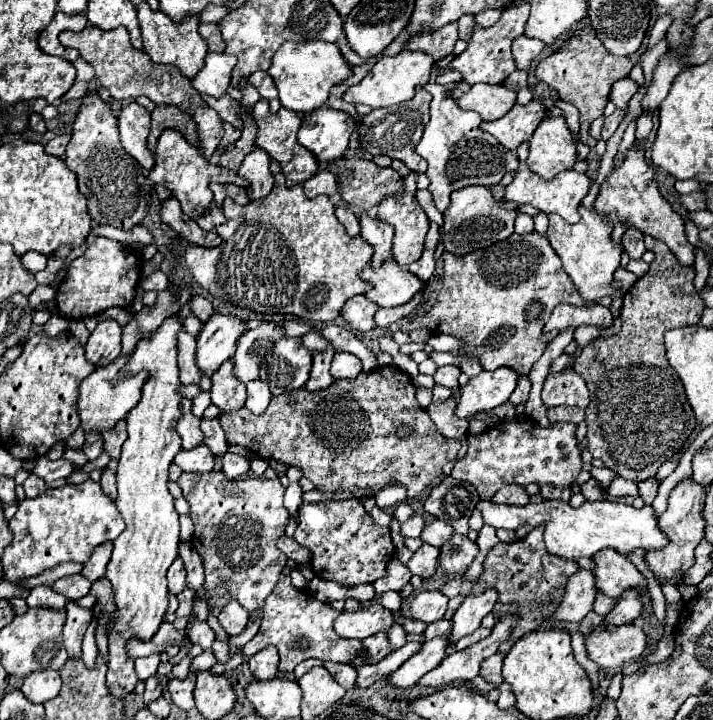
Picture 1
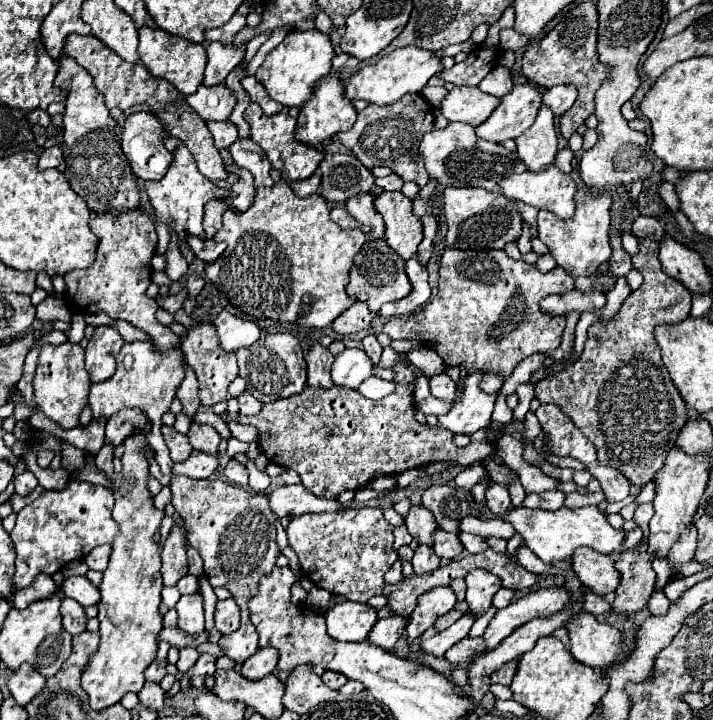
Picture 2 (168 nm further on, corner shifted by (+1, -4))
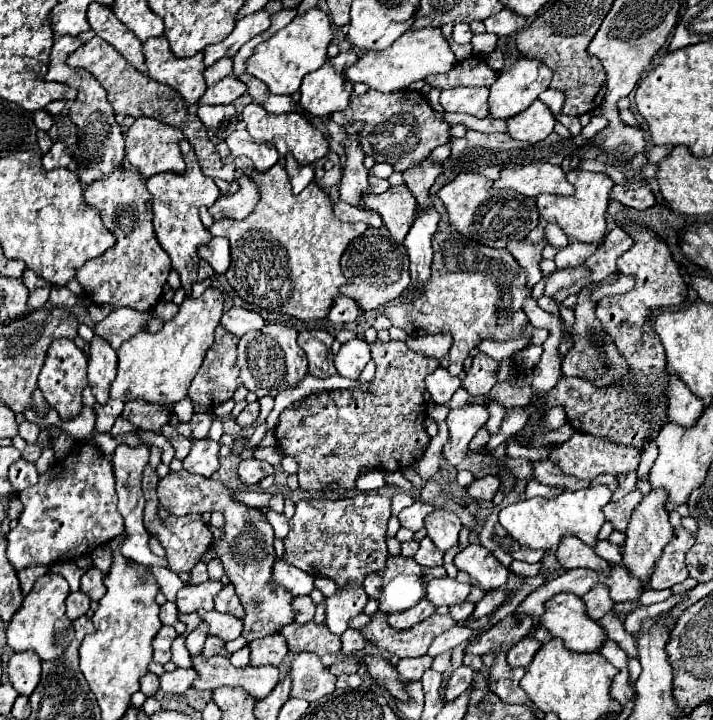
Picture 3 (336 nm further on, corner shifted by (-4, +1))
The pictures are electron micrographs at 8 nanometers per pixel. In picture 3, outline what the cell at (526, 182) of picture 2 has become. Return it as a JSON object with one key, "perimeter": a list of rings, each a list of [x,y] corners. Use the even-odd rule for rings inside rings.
{"perimeter":[[[547,161],[503,169],[501,177],[493,185],[495,189],[515,189],[517,193],[523,193],[525,197],[531,199],[535,199],[541,193],[549,193],[549,195],[575,193],[561,165],[553,165]]]}

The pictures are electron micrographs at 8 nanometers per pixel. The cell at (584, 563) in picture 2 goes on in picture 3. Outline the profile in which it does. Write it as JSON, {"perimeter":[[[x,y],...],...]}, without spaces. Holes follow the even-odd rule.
{"perimeter":[[[565,537],[559,543],[557,549],[557,559],[565,569],[577,569],[577,567],[587,567],[593,571],[599,571],[603,575],[611,573],[611,563],[605,561],[603,557],[599,557],[595,553],[593,547],[583,545],[583,541],[579,541],[577,537]]]}

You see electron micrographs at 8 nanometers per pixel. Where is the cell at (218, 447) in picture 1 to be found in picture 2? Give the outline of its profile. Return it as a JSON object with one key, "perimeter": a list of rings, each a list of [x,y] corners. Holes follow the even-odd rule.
{"perimeter":[[[192,422],[188,430],[188,440],[194,450],[202,450],[208,454],[218,454],[218,444],[220,444],[220,434],[206,424]]]}

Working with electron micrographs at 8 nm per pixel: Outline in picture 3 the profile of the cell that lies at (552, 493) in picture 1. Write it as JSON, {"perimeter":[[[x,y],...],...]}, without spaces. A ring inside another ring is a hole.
{"perimeter":[[[529,481],[527,489],[525,489],[525,497],[527,499],[531,499],[531,497],[557,497],[559,491],[563,491],[563,489],[551,487],[551,485],[543,485],[539,481]]]}

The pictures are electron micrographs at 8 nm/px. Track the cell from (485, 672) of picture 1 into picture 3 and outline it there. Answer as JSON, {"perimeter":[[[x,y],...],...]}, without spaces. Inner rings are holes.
{"perimeter":[[[527,637],[519,641],[509,653],[507,653],[507,663],[509,667],[527,667],[535,655],[535,651],[541,647],[541,643],[533,637]]]}

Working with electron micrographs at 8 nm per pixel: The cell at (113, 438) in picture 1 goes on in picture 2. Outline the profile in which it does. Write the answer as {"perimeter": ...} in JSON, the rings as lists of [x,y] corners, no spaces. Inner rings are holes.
{"perimeter":[[[132,408],[120,410],[114,416],[110,416],[106,422],[106,442],[118,446],[128,434],[134,434],[134,430],[138,428],[142,432],[148,432],[150,430],[148,418],[140,410],[132,410]]]}

